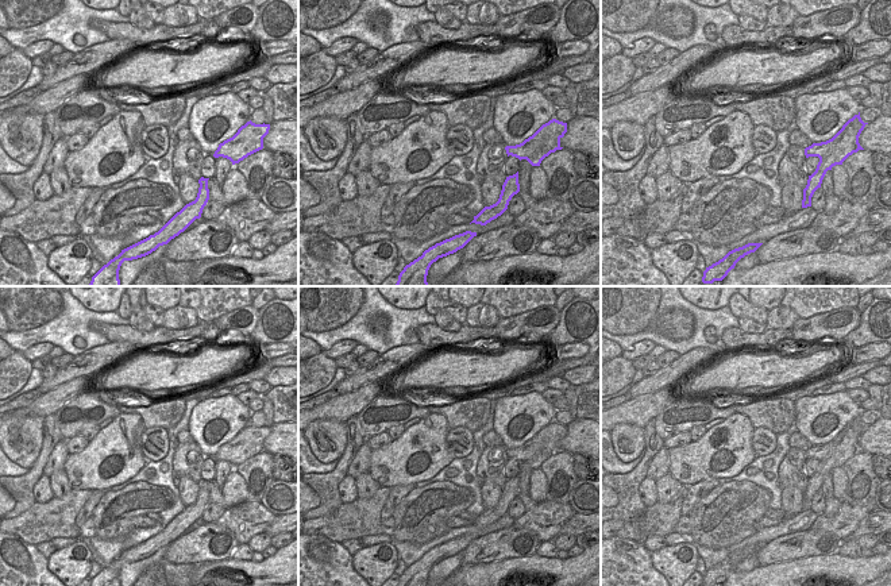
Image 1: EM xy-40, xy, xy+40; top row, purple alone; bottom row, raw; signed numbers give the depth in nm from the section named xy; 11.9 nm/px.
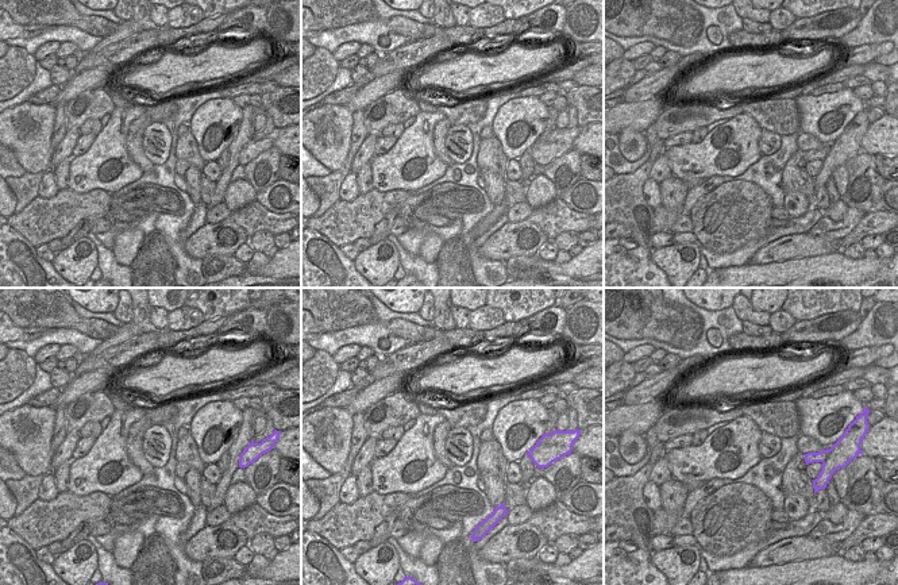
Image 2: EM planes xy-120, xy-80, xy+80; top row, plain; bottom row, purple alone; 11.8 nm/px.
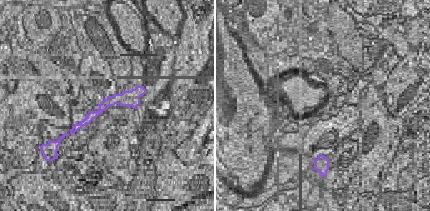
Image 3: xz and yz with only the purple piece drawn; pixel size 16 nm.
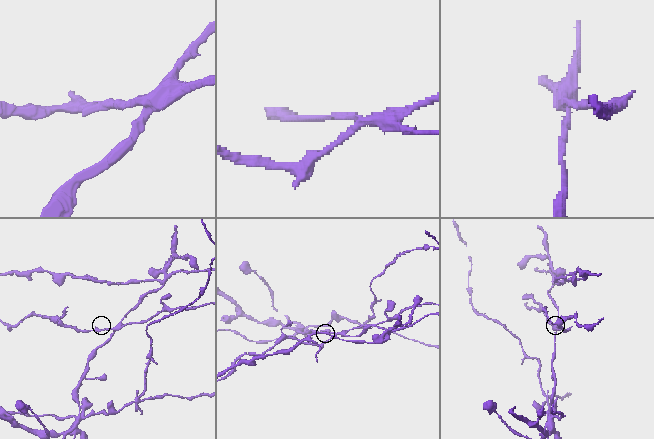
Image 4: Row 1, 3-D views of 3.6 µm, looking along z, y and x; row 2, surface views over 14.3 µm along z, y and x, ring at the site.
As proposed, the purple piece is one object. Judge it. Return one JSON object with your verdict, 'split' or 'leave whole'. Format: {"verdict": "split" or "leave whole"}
{"verdict": "split"}

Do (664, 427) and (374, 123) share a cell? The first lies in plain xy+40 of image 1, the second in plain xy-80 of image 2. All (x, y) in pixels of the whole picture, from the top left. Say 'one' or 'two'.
one

